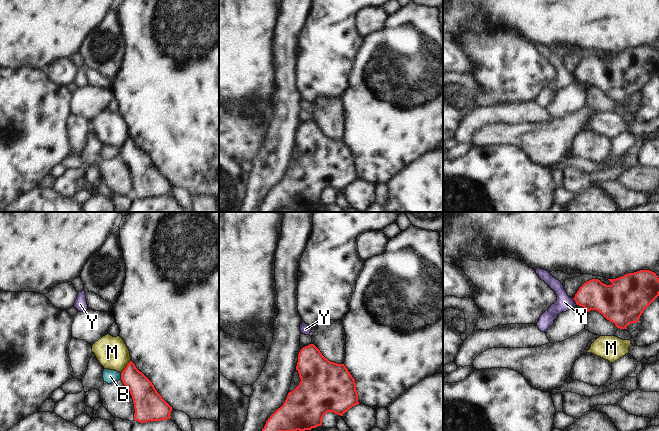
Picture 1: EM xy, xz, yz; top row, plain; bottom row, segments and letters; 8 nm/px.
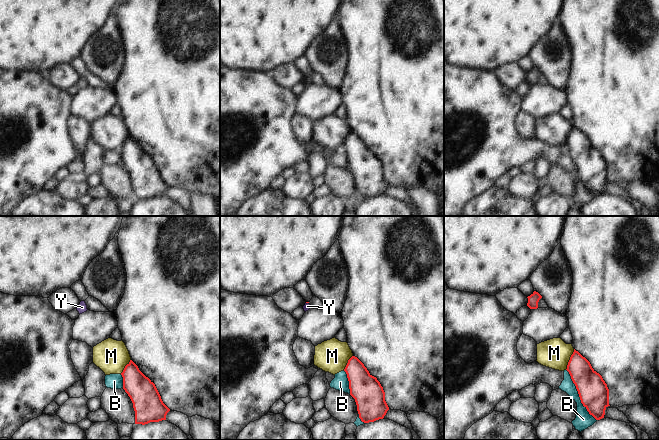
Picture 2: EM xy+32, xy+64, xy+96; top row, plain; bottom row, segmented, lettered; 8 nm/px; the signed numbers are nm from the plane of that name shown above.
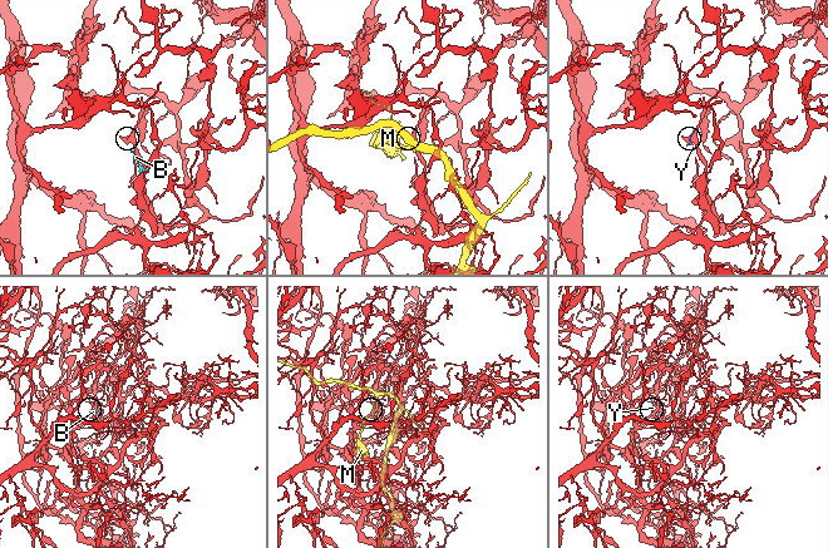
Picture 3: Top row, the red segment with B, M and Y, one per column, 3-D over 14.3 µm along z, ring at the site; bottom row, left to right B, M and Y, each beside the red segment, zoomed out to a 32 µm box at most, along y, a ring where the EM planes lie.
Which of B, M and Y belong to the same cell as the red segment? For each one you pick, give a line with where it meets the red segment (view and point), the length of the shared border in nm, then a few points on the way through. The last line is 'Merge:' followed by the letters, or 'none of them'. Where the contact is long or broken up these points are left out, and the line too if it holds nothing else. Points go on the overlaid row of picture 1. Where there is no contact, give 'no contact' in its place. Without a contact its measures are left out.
Merge: none of them

